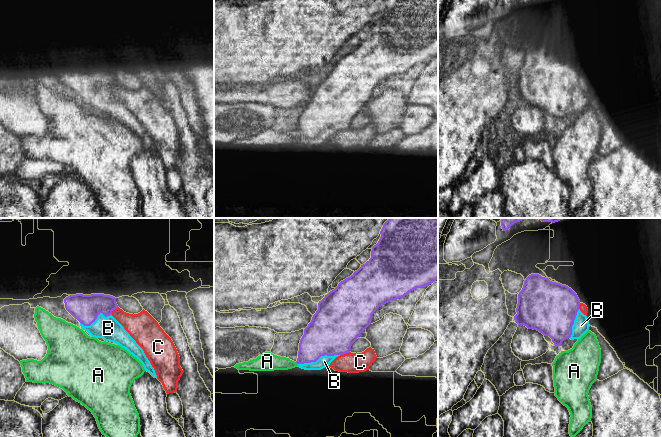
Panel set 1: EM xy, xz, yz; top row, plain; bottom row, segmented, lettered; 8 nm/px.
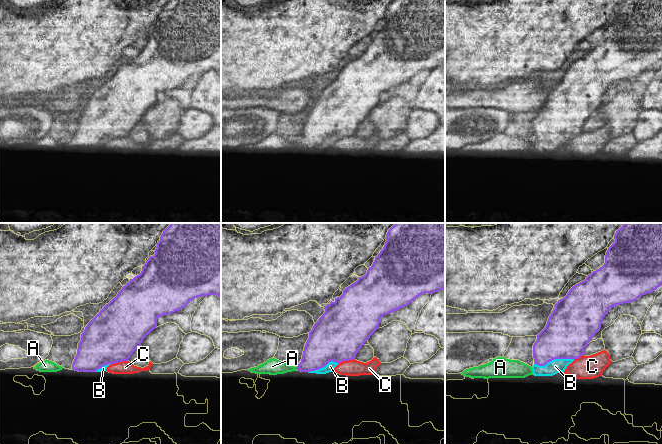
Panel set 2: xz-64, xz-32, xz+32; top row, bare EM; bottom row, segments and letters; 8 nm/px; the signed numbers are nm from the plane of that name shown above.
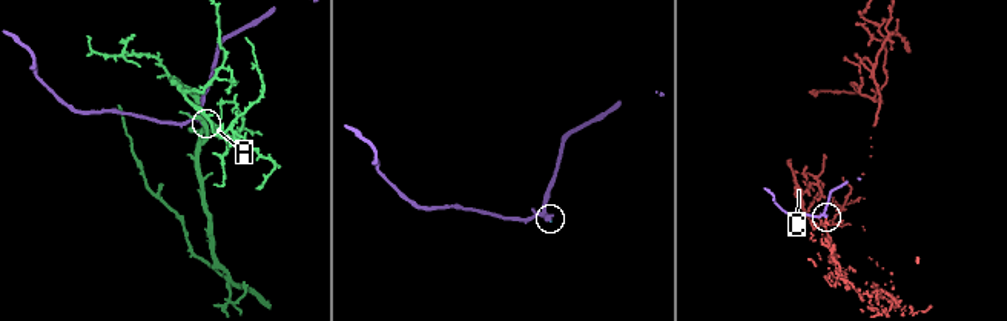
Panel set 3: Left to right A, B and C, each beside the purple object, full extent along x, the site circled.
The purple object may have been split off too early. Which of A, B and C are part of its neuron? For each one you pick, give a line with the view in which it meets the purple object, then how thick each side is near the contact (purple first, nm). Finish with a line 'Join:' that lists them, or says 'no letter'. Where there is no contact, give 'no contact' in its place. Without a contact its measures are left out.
B: meets purple in xz; 380 nm thick on the purple side, 100 nm on the other
Join: B

